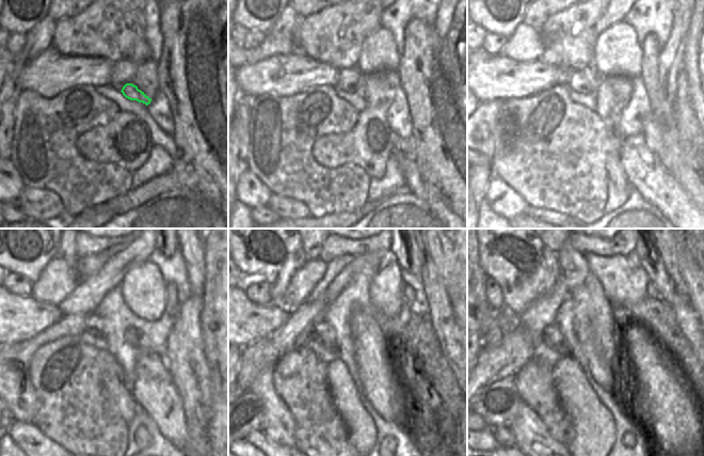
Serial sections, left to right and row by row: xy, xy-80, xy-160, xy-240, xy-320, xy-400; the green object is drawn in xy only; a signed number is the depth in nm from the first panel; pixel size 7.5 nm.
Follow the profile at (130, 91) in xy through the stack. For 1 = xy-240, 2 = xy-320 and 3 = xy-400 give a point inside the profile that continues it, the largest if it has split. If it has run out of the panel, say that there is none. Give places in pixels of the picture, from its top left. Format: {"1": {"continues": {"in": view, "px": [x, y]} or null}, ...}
{"1": {"continues": {"in": "xy-240", "px": [11, 382]}}, "2": {"continues": {"in": "xy-320", "px": [278, 425]}}, "3": {"continues": {"in": "xy-400", "px": [532, 438]}}}

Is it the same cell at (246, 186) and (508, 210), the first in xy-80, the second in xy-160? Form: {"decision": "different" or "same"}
{"decision": "same"}

